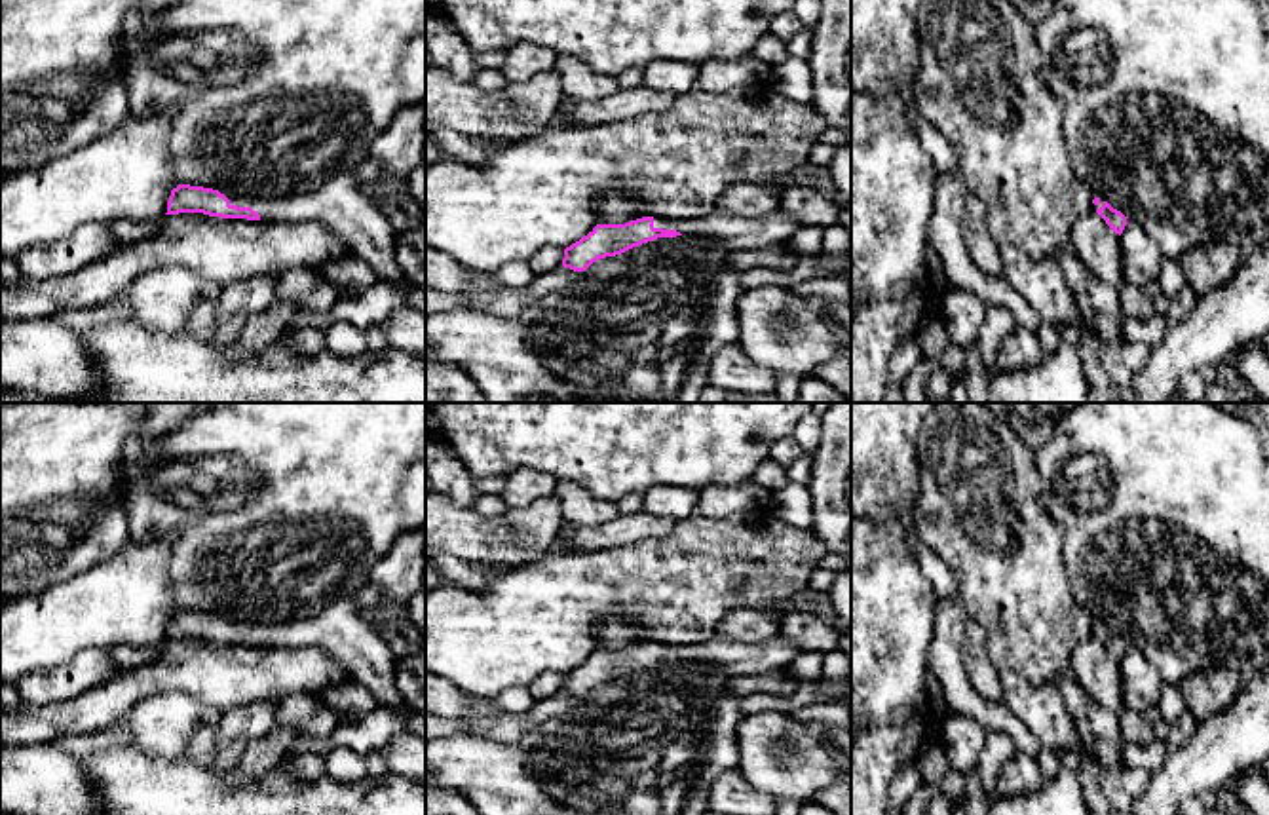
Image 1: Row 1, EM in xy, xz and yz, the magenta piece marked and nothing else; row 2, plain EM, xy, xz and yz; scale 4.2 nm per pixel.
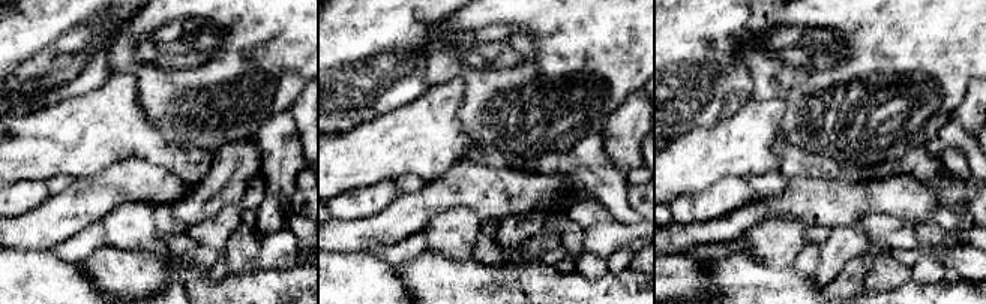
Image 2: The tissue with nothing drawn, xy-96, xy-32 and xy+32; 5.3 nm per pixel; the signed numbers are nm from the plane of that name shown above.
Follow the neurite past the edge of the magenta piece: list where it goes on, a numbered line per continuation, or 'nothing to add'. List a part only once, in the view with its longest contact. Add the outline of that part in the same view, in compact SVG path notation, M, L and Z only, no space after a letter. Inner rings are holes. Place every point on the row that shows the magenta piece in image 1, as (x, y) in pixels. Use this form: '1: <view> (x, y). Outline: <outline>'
1: xy (340, 204). Outline: M353 169L336 171L319 190L285 196L274 201L230 199L230 205L251 207L260 220L306 222L331 228L355 256L365 260L382 279L405 279L395 260L399 234L391 228L369 194L359 186Z

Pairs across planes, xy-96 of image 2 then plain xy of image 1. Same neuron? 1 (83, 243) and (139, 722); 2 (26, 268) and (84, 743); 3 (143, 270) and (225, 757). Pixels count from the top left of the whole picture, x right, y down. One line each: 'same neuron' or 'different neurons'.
1: different neurons
2: different neurons
3: different neurons

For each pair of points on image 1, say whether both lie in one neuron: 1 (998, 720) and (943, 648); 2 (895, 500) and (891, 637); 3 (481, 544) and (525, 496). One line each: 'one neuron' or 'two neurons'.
1: one neuron
2: two neurons
3: two neurons

